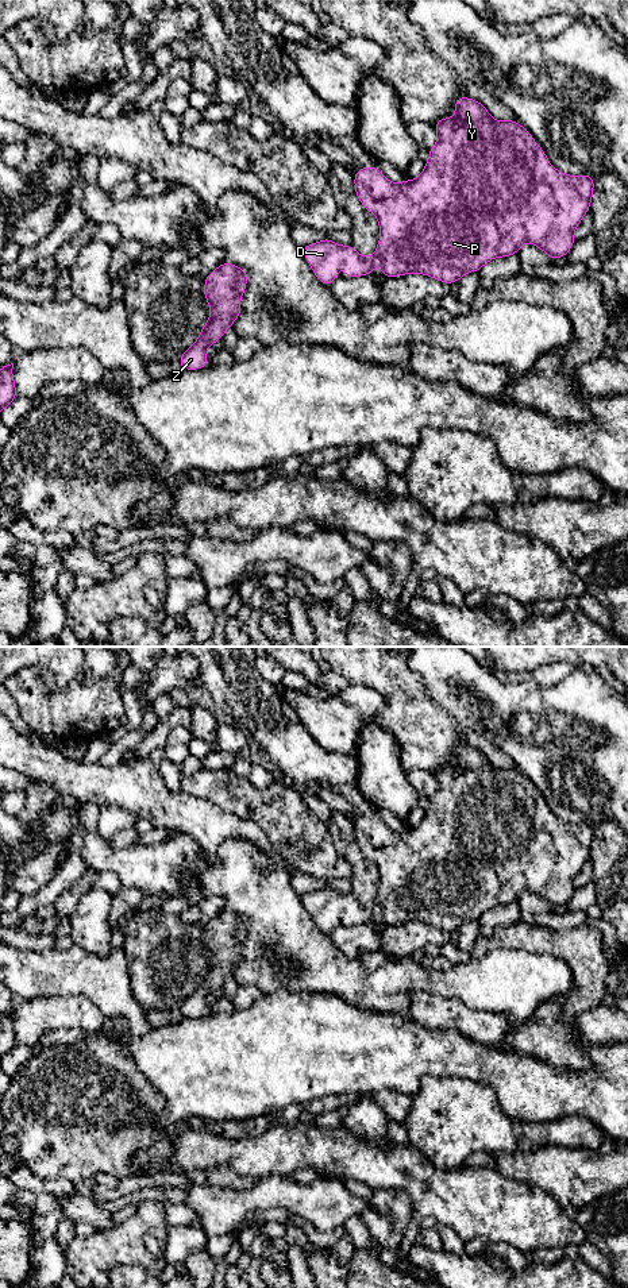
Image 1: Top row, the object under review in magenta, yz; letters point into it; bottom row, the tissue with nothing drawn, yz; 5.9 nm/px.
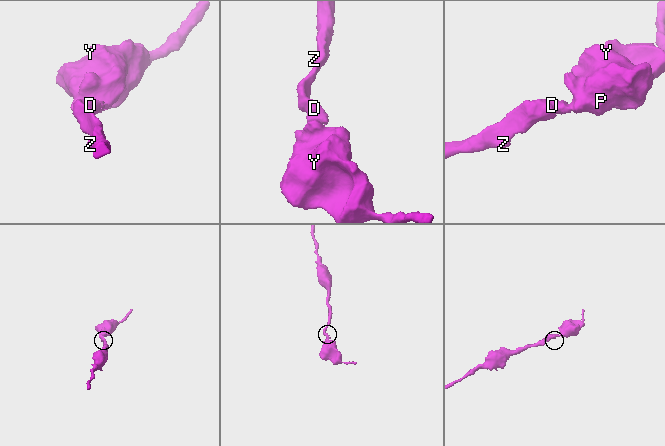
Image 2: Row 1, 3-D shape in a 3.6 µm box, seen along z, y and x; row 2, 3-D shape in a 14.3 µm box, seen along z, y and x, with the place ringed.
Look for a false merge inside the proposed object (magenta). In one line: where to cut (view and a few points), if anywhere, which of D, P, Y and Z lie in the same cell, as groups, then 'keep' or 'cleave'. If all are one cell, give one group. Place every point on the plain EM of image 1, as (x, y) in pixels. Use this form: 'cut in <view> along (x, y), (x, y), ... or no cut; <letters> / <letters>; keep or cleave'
no cut; D P Y Z; keep

